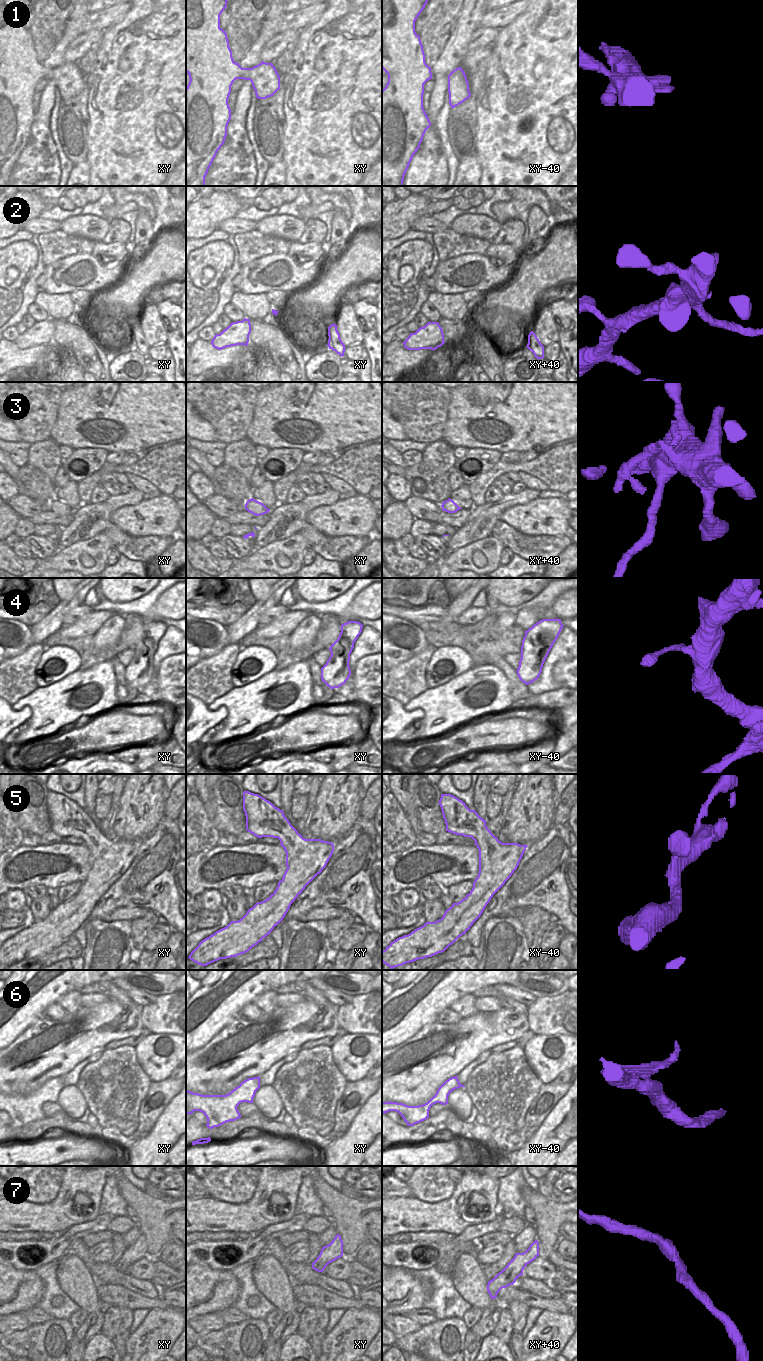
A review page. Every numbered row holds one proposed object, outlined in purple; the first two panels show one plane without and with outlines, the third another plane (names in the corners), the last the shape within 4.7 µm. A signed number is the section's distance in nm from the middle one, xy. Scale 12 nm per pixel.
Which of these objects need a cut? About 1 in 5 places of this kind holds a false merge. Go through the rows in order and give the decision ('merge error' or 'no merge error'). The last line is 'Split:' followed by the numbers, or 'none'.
1: no merge error
2: merge error
3: no merge error
4: no merge error
5: no merge error
6: no merge error
7: no merge error
Split: 2

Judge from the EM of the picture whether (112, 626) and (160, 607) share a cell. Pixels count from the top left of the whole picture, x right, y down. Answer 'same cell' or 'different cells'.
different cells

